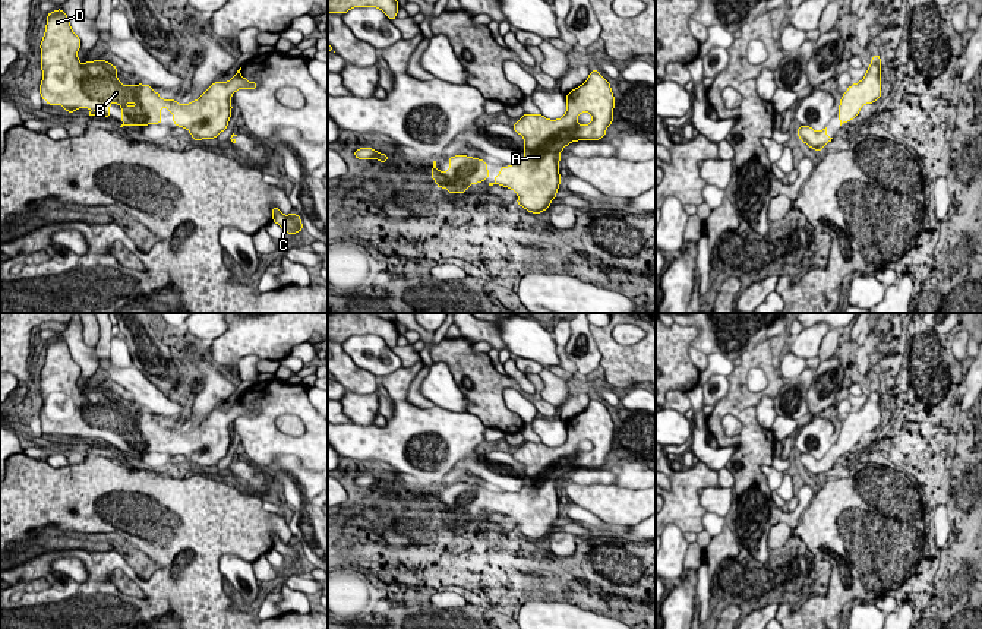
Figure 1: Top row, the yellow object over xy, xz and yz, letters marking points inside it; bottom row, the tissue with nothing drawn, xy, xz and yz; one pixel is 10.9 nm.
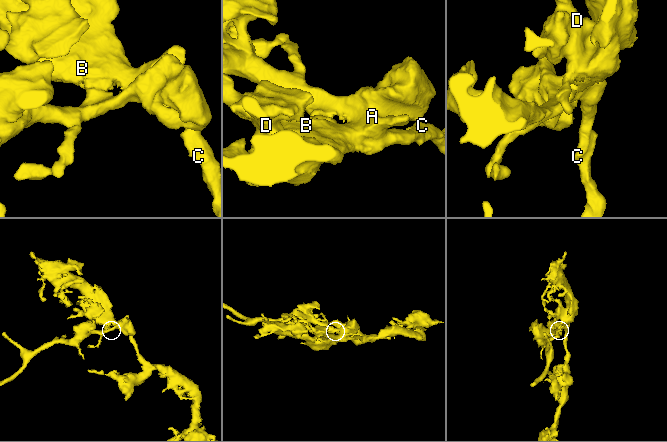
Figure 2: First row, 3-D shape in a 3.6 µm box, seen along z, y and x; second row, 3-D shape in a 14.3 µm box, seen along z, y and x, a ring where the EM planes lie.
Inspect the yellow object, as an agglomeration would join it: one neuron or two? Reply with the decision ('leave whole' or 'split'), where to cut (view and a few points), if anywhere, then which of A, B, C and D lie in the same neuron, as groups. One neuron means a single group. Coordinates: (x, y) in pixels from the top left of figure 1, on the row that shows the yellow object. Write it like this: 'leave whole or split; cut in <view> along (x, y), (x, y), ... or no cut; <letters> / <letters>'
leave whole; no cut; A B C D

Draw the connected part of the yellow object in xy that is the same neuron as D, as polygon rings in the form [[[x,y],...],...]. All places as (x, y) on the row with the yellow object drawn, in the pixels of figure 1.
[[[63,9],[50,12],[47,16],[45,34],[41,41],[41,70],[42,80],[40,85],[41,98],[48,105],[63,105],[64,111],[73,113],[78,108],[89,108],[89,116],[97,116],[97,108],[104,108],[101,116],[110,118],[110,104],[116,102],[121,108],[123,126],[146,126],[161,124],[161,108],[173,113],[174,126],[184,127],[190,132],[193,140],[214,139],[227,129],[231,117],[231,95],[241,89],[256,89],[258,82],[250,83],[240,75],[241,67],[228,82],[214,82],[196,101],[190,104],[177,104],[176,99],[162,99],[158,92],[152,91],[151,85],[121,85],[117,79],[117,67],[101,59],[86,61],[83,66],[78,59],[80,48],[79,37],[72,31],[67,15]]]

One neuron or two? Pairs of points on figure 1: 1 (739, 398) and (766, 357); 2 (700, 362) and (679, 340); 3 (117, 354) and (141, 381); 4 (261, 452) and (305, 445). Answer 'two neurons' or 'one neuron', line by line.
1: one neuron
2: two neurons
3: two neurons
4: one neuron

